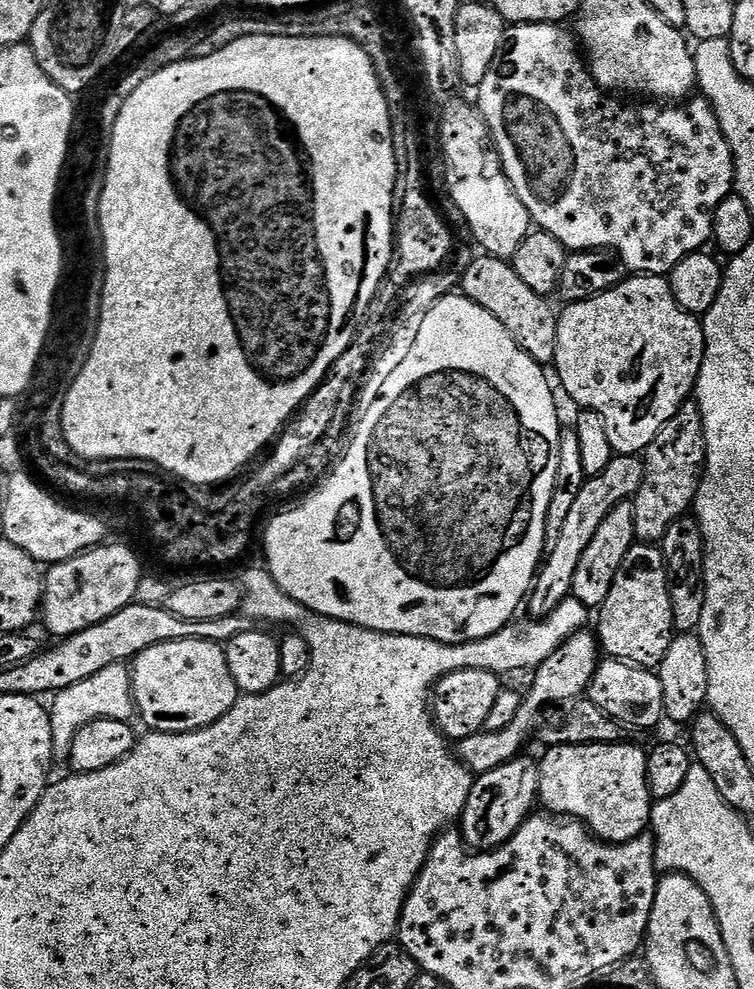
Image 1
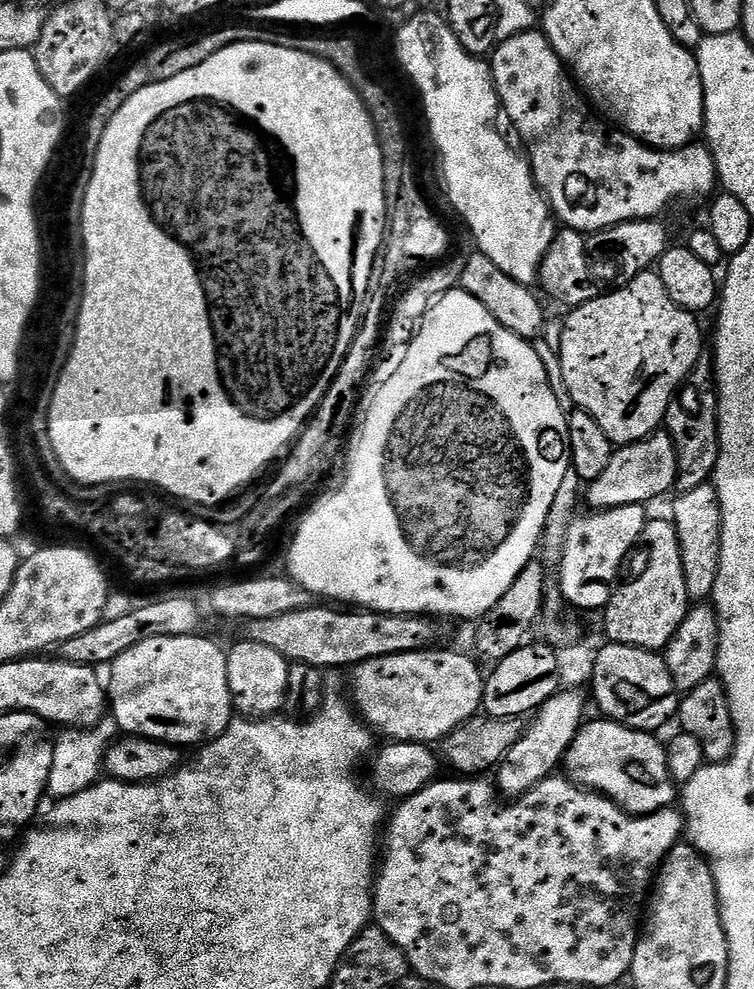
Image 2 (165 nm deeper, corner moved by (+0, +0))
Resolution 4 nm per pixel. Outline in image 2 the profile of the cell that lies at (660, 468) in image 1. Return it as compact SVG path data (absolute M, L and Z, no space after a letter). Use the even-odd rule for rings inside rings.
M701 362L692 369L690 383L679 393L678 402L668 409L666 417L666 431L674 442L677 456L680 457L680 473L676 480L676 488L680 492L689 492L713 479L720 453L719 405L720 397L714 383L713 365Z

